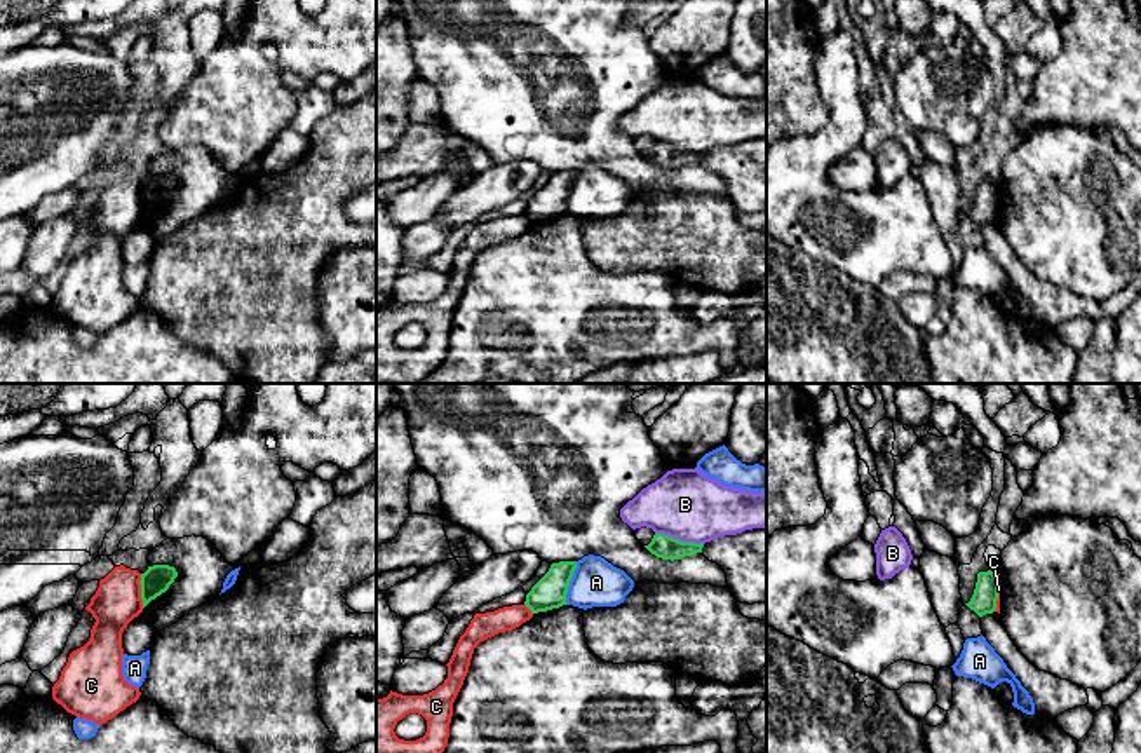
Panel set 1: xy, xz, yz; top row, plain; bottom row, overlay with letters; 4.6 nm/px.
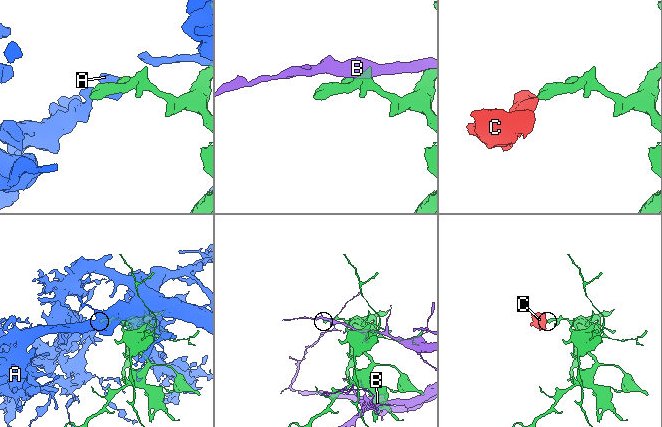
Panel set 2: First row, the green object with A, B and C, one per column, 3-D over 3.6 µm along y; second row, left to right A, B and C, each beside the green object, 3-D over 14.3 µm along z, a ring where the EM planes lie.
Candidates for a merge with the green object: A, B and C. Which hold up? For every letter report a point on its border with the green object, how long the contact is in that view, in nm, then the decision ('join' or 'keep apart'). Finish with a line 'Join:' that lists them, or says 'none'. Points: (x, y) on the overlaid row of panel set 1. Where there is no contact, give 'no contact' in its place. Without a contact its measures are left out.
A: meets green in xz at (568, 583); contact 200 nm long; keep apart
B: meets green in xz at (680, 541); contact 240 nm long; keep apart
C: meets green in xy at (141, 591); contact 160 nm long; keep apart
Join: none

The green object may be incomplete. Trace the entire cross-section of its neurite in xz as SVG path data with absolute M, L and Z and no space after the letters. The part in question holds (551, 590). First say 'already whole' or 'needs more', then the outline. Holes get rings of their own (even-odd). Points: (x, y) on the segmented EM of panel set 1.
already whole; M577 561L552 563L549 572L526 594L524 605L531 614L547 612L566 605L566 593Z

